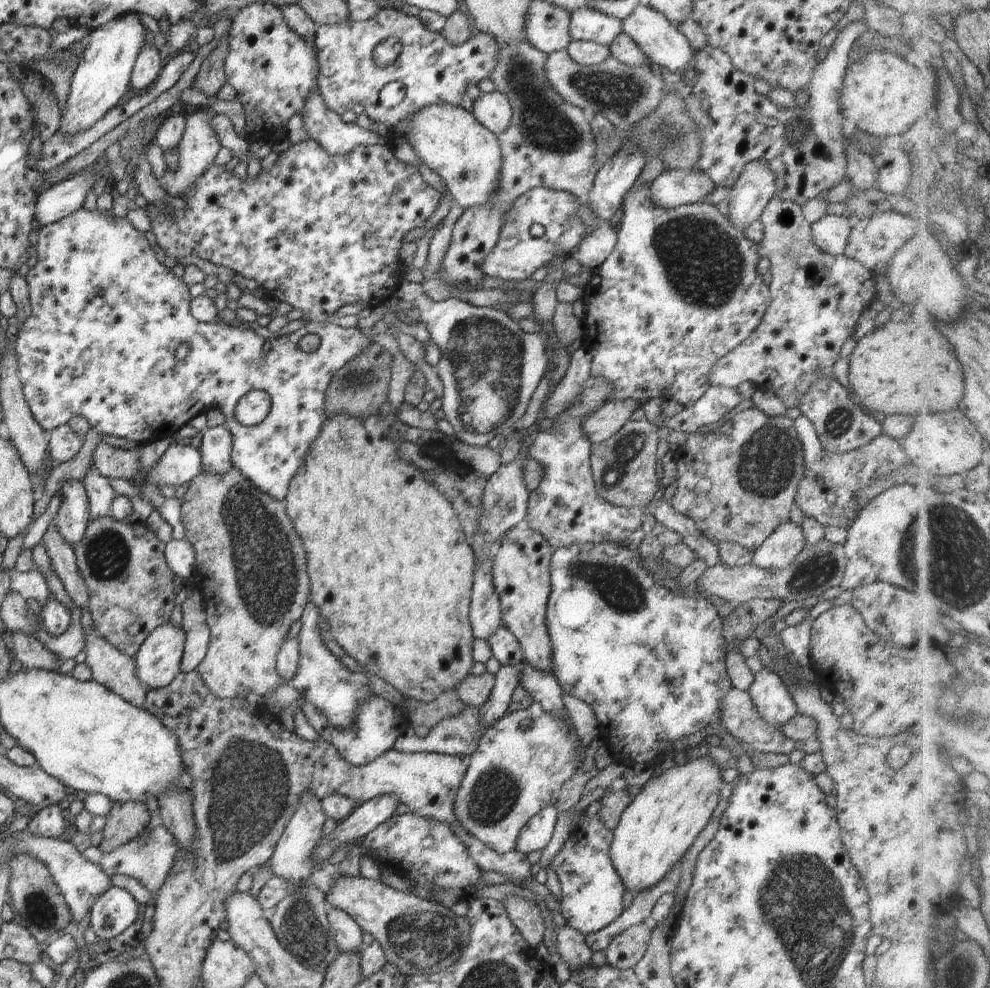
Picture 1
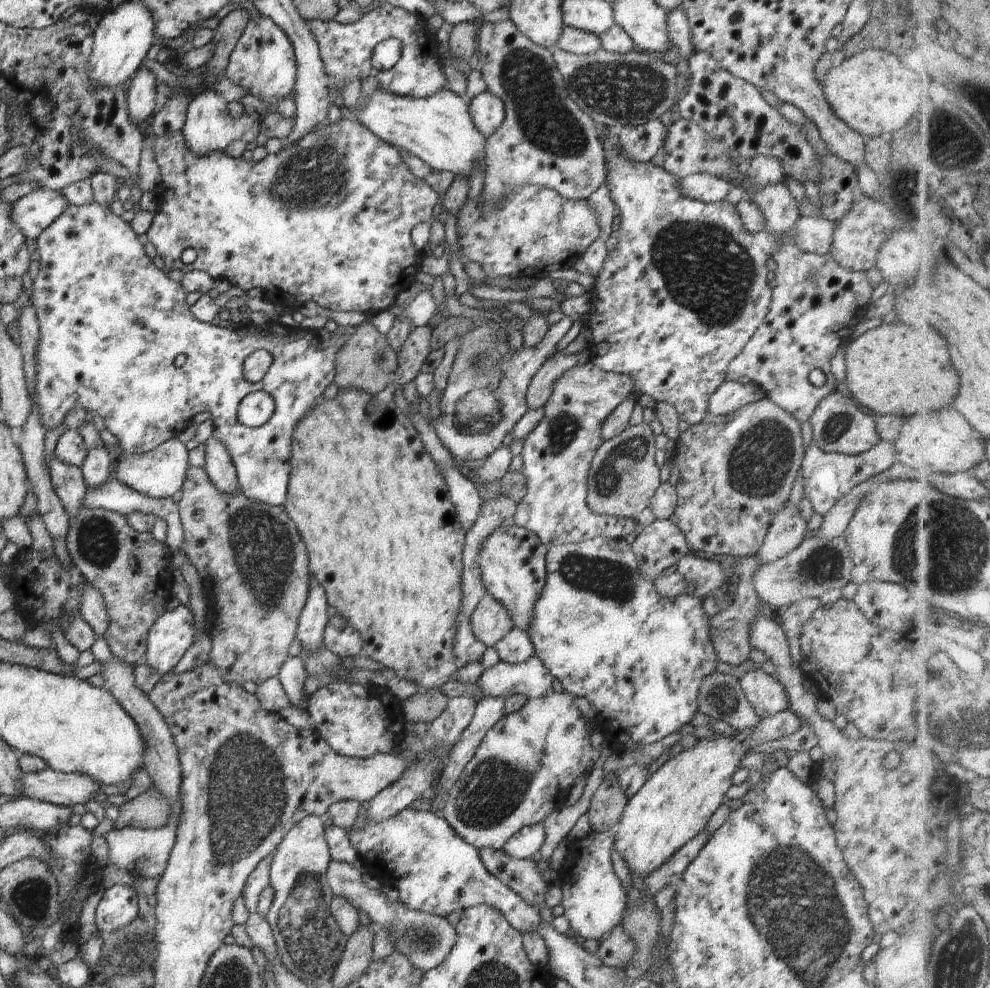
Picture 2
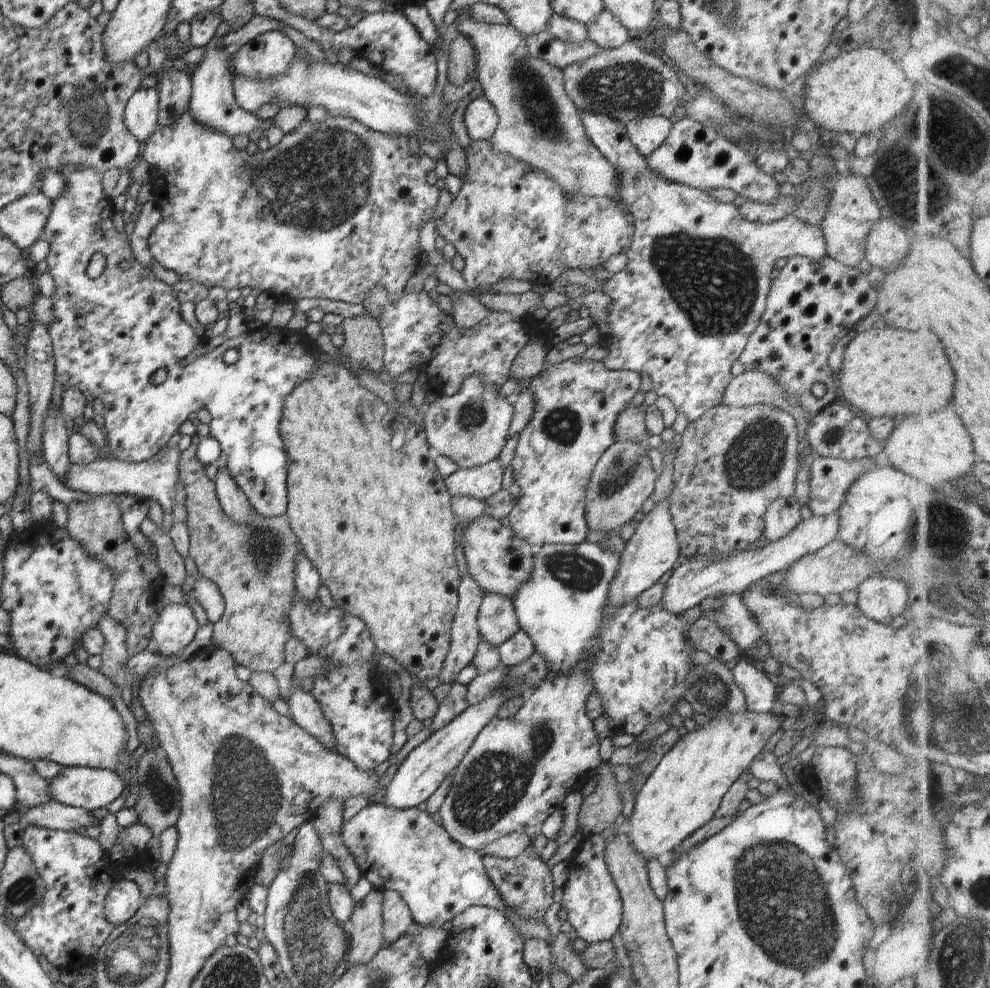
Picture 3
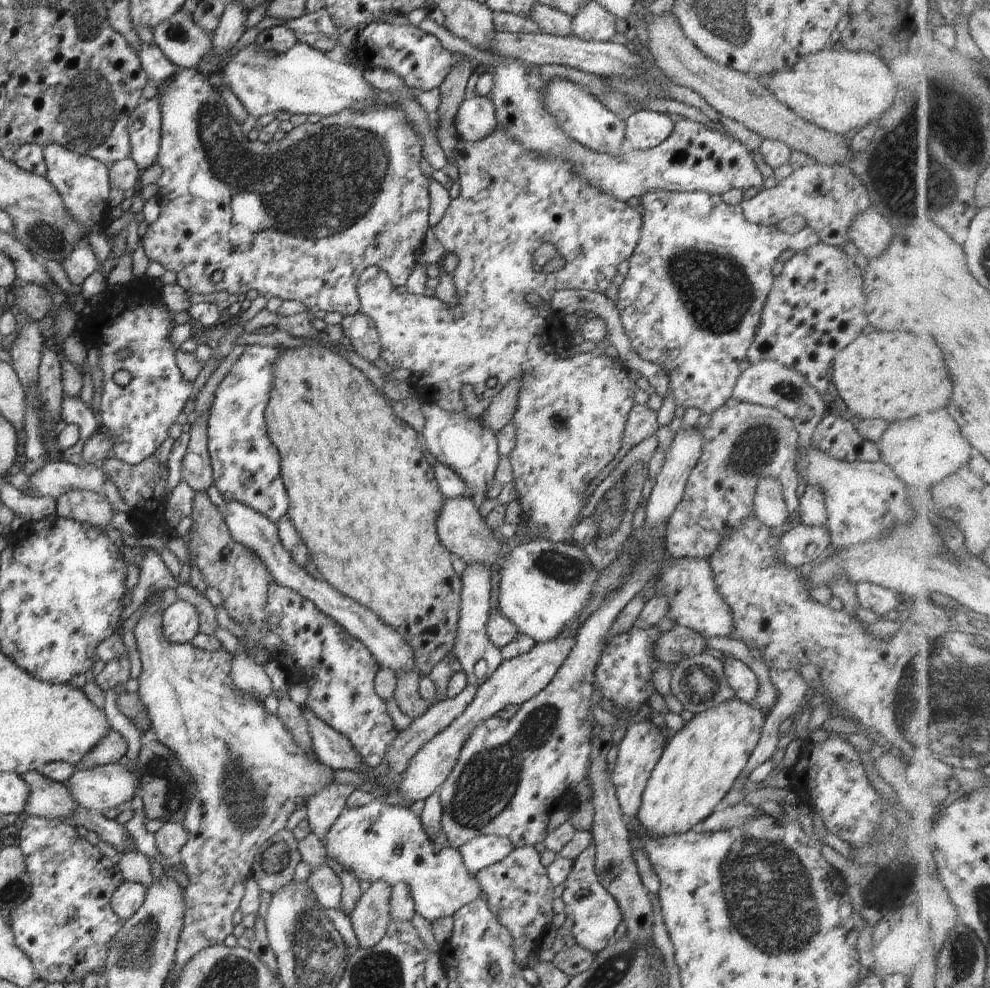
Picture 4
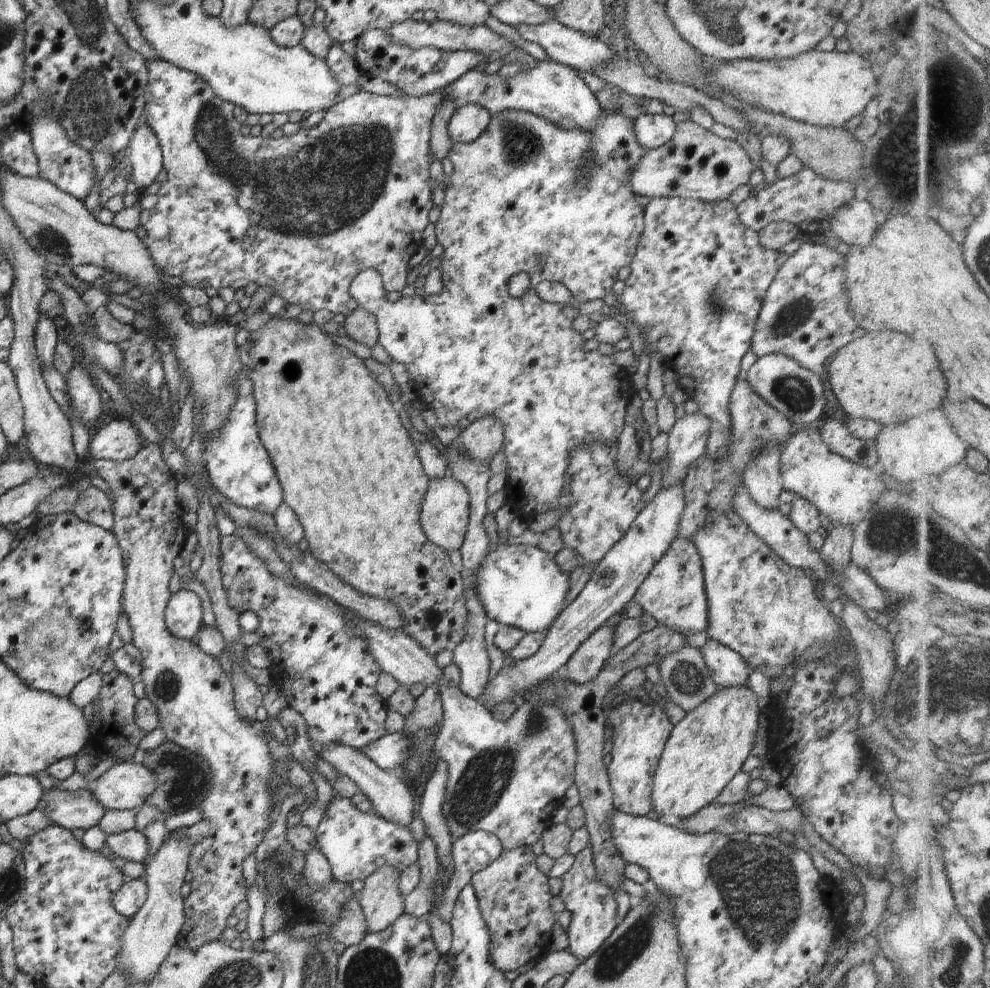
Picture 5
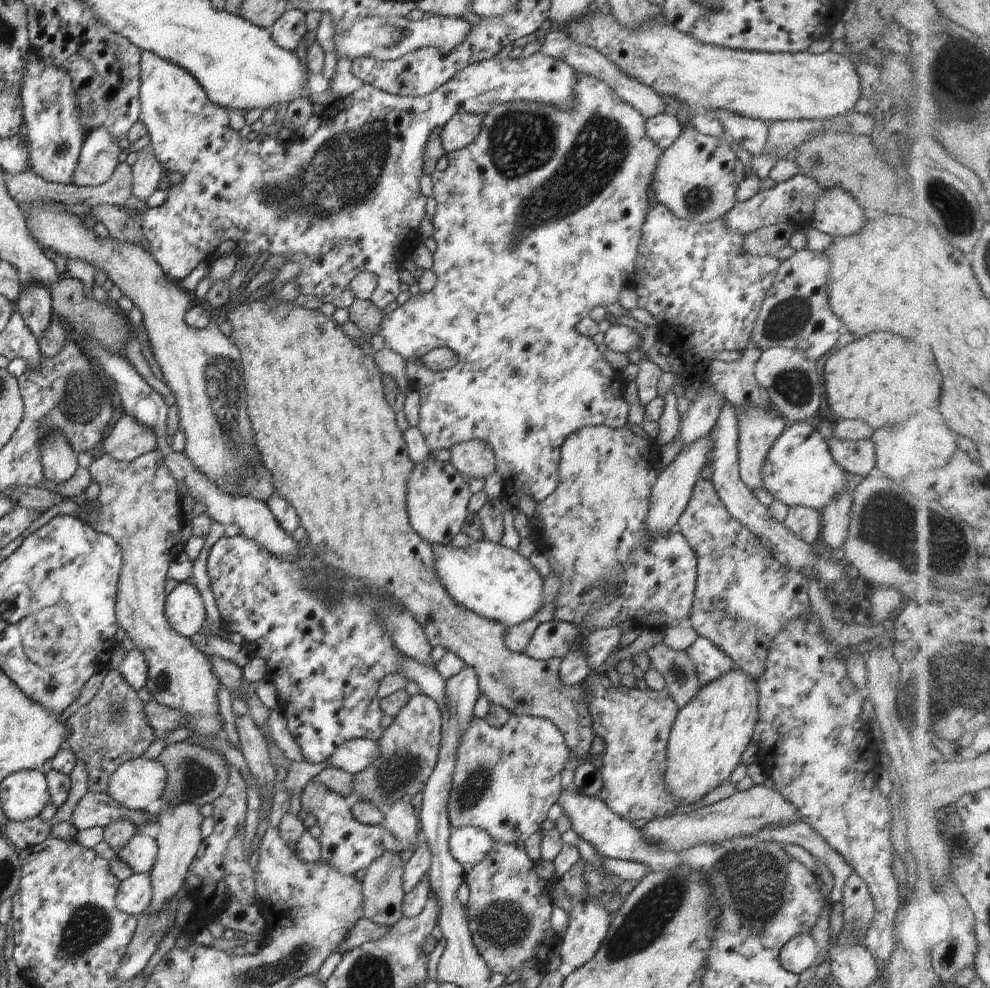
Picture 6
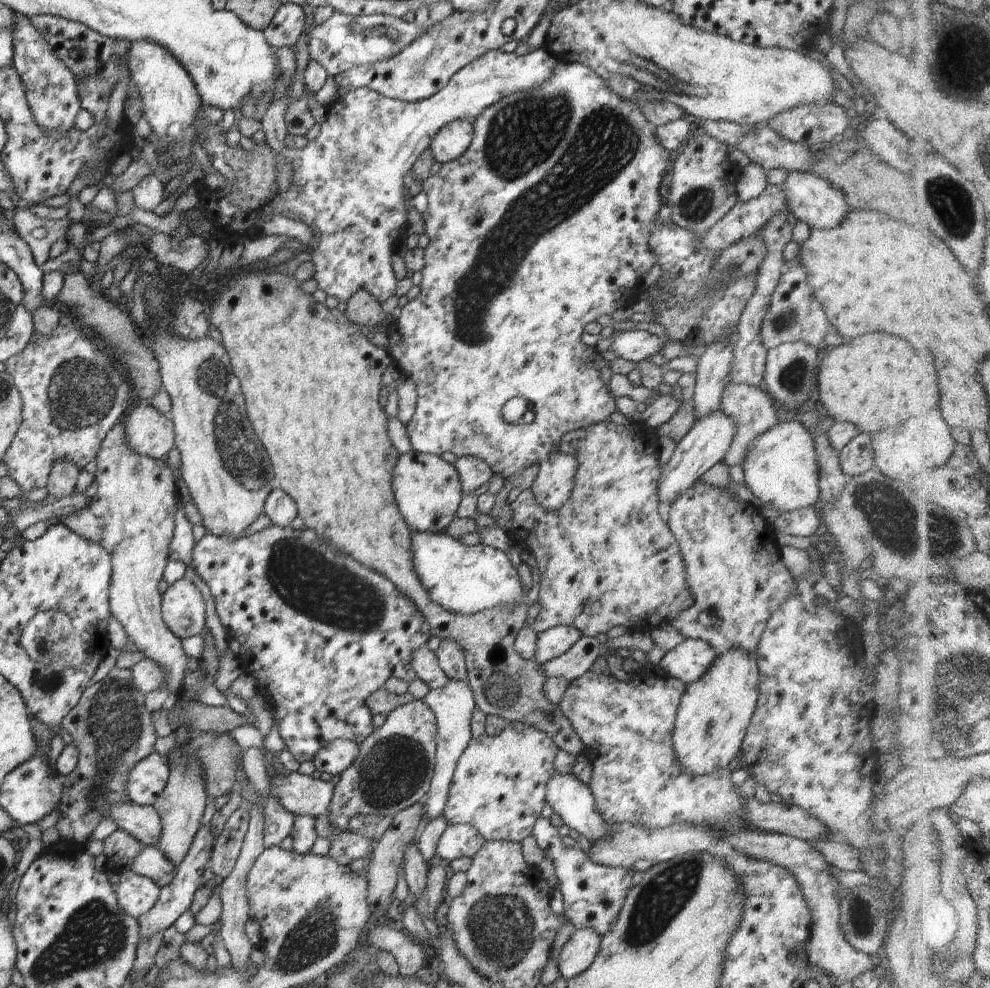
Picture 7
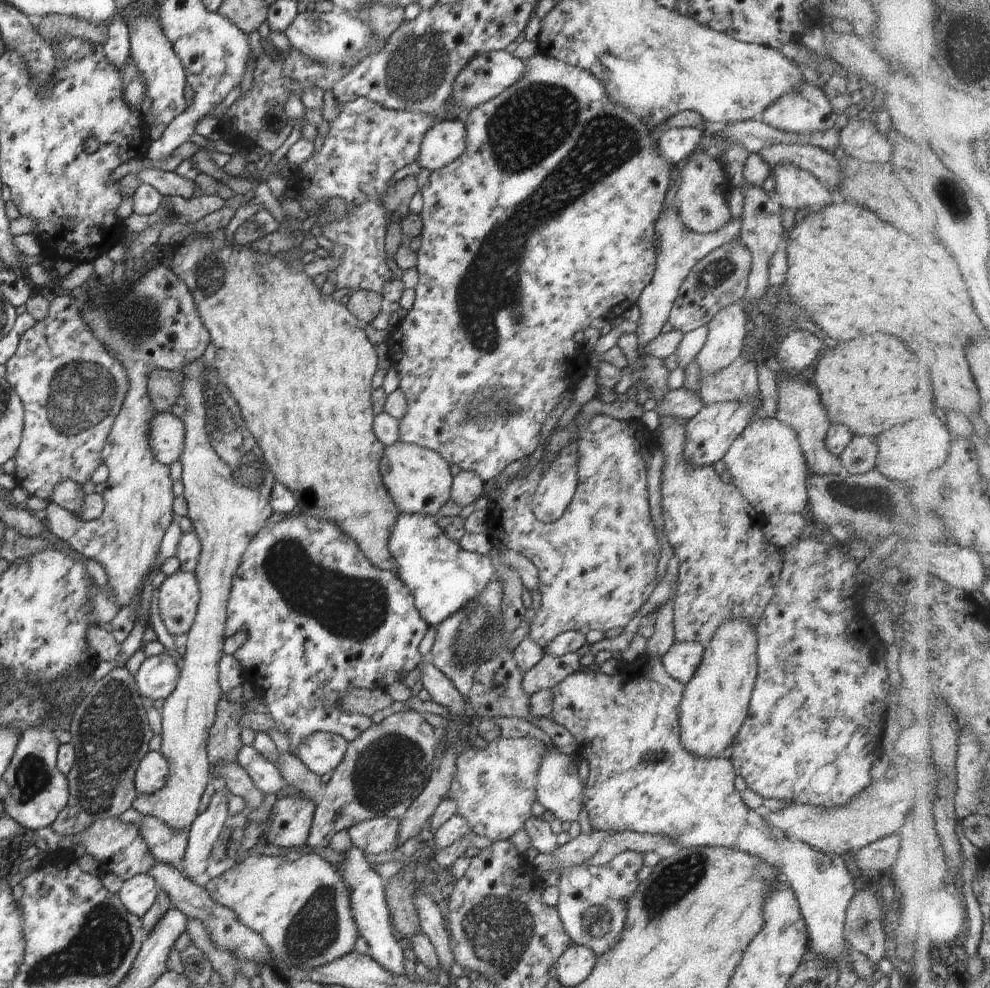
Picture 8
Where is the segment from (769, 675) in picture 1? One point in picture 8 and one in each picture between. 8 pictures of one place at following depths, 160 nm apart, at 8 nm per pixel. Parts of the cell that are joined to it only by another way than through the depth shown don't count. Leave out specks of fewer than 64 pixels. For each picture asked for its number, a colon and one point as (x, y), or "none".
2: (767, 696)
3: (760, 694)
4: (740, 678)
5: (727, 668)
6: (711, 663)
7: (687, 661)
8: (682, 659)

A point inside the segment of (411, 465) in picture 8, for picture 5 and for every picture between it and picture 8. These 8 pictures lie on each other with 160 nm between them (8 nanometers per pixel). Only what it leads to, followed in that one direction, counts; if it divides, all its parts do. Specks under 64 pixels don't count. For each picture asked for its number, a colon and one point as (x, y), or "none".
5: (444, 517)
6: (438, 495)
7: (427, 489)

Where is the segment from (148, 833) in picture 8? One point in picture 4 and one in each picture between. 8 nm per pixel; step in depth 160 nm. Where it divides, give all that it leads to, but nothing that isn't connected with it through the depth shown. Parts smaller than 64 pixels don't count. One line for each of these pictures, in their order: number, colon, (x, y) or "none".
4: (46, 798)
5: (72, 810)
6: (94, 810)
7: (141, 821)

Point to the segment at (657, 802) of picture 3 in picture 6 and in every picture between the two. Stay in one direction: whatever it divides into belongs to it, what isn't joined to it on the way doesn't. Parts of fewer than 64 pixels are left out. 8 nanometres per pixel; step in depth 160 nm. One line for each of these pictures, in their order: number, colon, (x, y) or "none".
4: (700, 763)
5: (708, 747)
6: (706, 741)

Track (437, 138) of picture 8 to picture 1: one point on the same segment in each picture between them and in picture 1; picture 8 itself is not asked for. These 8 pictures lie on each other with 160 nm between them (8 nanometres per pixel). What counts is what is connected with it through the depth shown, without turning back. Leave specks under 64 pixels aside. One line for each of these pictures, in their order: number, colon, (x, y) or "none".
1: (493, 110)
2: (487, 111)
3: (480, 119)
4: (475, 119)
5: (469, 122)
6: (461, 129)
7: (453, 139)

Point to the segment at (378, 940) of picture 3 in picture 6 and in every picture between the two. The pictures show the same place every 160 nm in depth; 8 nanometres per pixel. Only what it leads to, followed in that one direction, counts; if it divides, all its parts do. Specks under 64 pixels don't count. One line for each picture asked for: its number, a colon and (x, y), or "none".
4: (370, 918)
5: (382, 904)
6: (382, 891)

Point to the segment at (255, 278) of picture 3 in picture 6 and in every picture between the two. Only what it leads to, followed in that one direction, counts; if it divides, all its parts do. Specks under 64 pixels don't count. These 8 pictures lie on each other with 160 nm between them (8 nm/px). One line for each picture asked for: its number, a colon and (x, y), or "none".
4: (300, 219)
5: (305, 214)
6: (347, 200)

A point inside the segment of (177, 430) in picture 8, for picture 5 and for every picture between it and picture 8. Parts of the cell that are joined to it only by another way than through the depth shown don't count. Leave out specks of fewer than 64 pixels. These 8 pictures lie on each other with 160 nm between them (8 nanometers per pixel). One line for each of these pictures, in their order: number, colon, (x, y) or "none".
5: (118, 440)
6: (129, 440)
7: (149, 432)

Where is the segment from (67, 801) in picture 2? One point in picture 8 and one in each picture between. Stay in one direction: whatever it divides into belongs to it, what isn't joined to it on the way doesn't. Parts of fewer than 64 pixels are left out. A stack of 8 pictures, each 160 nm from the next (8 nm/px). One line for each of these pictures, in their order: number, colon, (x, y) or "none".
3: (91, 789)
4: (102, 788)
5: (126, 786)
6: (136, 784)
7: (147, 779)
8: (152, 773)

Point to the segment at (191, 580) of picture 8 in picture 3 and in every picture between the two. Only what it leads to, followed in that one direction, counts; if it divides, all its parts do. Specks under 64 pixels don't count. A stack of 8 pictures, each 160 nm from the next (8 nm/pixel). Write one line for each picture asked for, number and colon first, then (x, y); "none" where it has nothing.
3: (176, 626)
4: (180, 622)
5: (184, 616)
6: (184, 610)
7: (183, 607)

